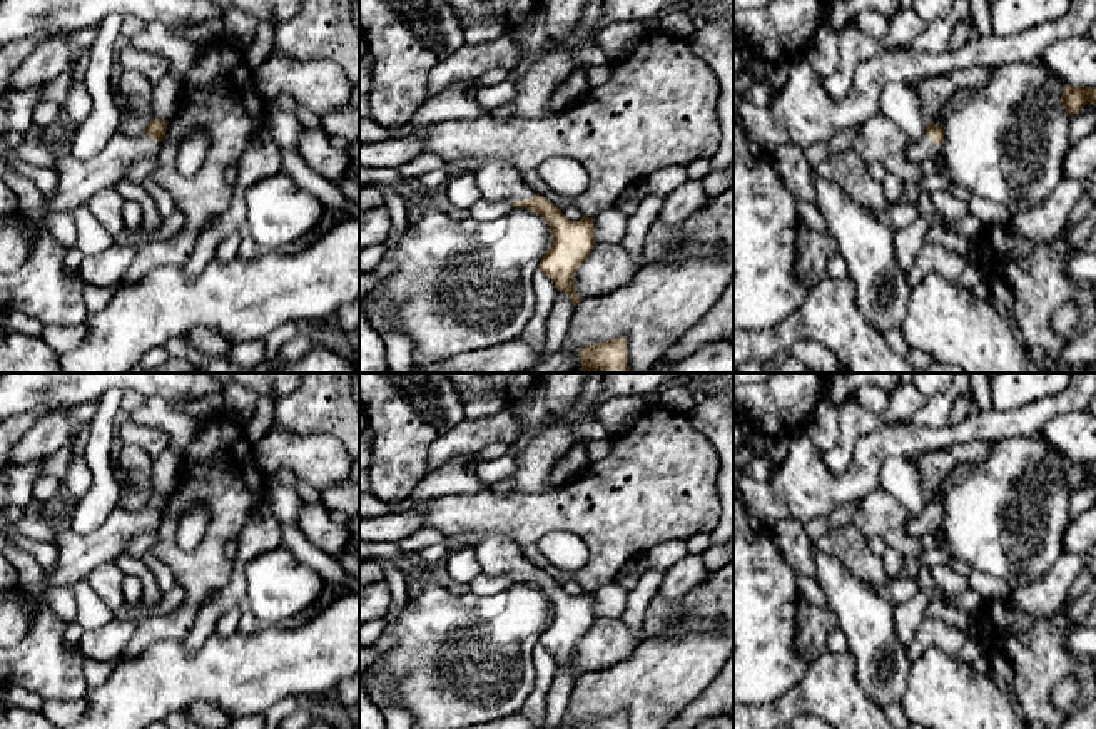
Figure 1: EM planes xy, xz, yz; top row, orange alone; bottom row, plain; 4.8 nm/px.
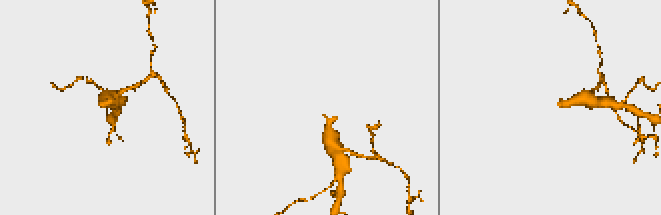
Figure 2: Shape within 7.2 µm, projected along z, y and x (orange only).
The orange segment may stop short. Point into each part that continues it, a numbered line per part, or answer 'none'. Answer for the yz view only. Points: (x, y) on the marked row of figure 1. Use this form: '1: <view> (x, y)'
1: yz (921, 149)

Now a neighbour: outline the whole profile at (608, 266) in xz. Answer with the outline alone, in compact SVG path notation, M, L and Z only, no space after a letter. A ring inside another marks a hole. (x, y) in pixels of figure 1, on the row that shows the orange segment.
M596 242L575 274L575 291L585 299L627 286L638 273L622 244Z

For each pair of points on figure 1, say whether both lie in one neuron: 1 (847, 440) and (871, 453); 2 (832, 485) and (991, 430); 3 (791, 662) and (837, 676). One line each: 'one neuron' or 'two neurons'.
1: two neurons
2: one neuron
3: two neurons

